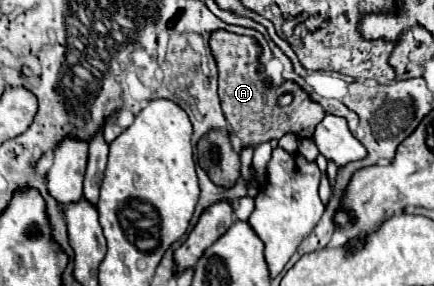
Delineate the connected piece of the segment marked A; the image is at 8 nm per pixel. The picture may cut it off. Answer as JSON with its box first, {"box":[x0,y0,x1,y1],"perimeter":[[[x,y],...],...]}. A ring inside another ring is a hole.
{"box":[209,31,325,147],"perimeter":[[[215,31],[209,39],[209,47],[219,63],[219,97],[223,115],[243,147],[257,147],[259,143],[281,139],[287,133],[295,133],[301,139],[313,137],[315,127],[325,117],[323,107],[319,103],[313,103],[311,97],[293,81],[285,81],[279,87],[265,87],[263,79],[257,73],[259,45],[251,37]],[[285,93],[293,95],[293,103],[281,107],[279,97]]]}

